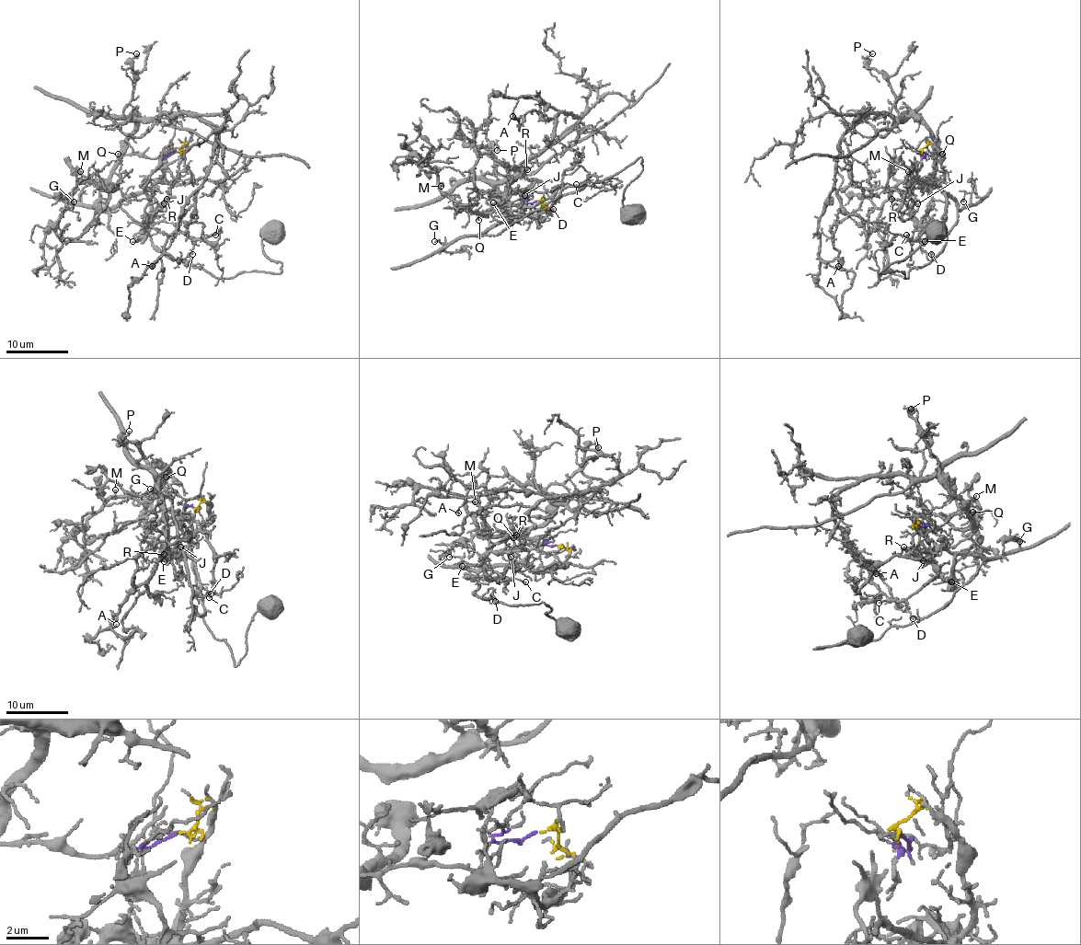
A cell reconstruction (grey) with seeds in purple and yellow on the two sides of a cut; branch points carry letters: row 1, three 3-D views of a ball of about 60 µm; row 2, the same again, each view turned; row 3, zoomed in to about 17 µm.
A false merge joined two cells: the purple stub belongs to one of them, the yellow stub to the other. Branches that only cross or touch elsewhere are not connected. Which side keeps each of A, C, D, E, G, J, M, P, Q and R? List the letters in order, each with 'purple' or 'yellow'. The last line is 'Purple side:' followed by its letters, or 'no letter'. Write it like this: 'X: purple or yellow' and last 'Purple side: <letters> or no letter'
A: purple
C: yellow
D: yellow
E: yellow
G: yellow
J: yellow
M: purple
P: purple
Q: purple
R: yellow
Purple side: A, M, P, Q

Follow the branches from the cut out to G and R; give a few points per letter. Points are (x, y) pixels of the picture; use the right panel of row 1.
G: (922, 151), (930, 144), (937, 151), (944, 177), (937, 185), (960, 210), (971, 201), (969, 192), (964, 201)
R: (922, 151), (930, 144), (939, 154), (946, 219), (916, 224), (891, 208), (891, 199)

